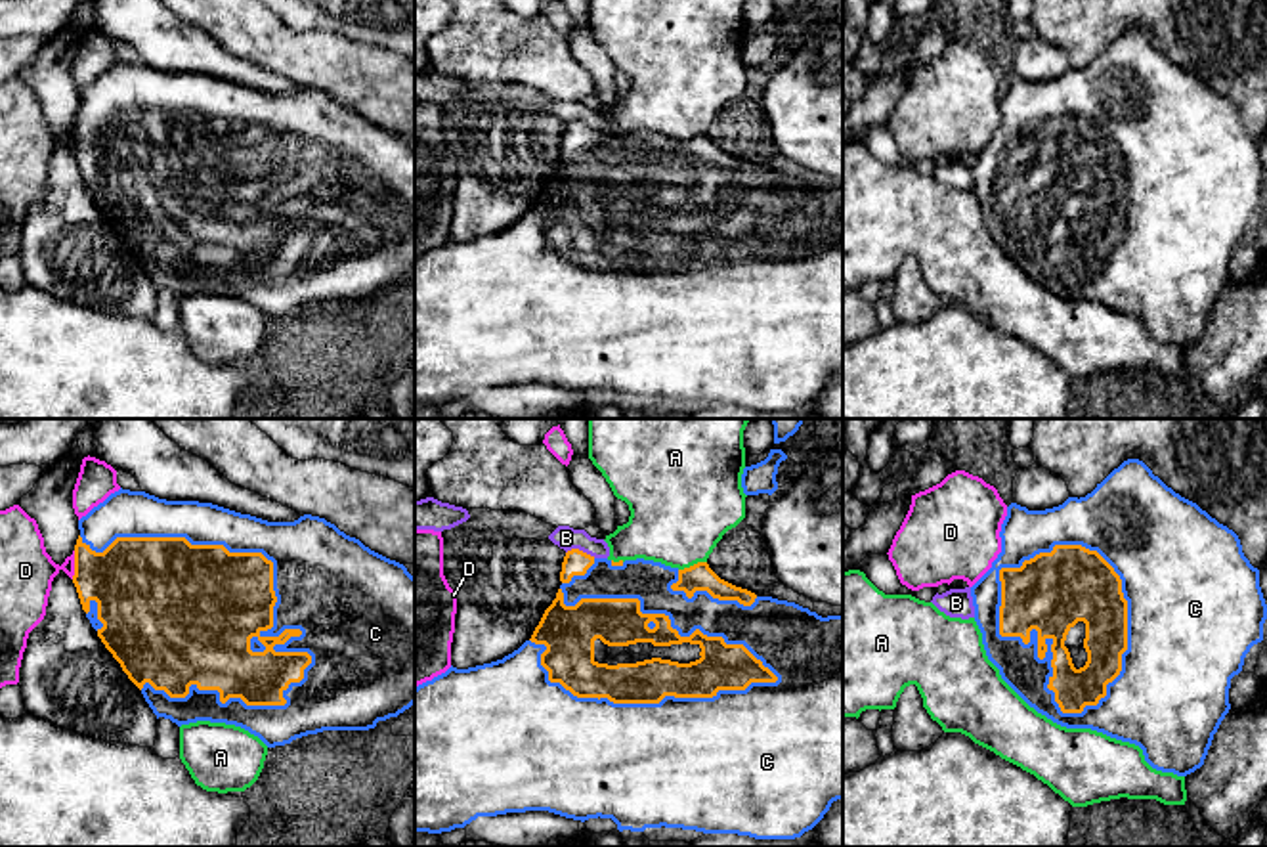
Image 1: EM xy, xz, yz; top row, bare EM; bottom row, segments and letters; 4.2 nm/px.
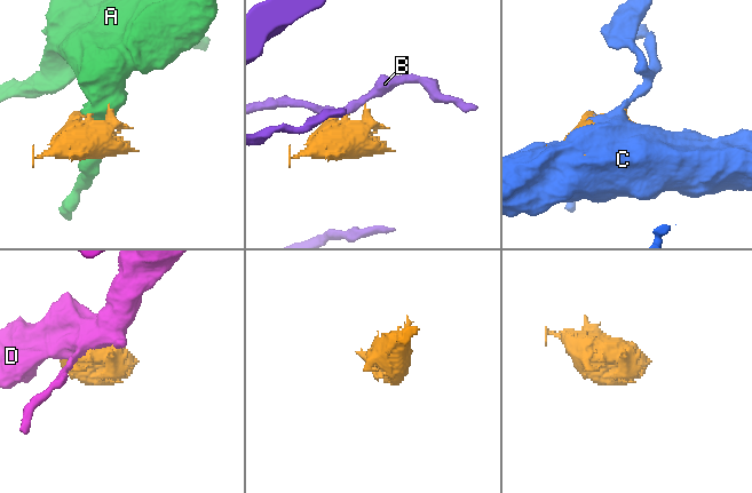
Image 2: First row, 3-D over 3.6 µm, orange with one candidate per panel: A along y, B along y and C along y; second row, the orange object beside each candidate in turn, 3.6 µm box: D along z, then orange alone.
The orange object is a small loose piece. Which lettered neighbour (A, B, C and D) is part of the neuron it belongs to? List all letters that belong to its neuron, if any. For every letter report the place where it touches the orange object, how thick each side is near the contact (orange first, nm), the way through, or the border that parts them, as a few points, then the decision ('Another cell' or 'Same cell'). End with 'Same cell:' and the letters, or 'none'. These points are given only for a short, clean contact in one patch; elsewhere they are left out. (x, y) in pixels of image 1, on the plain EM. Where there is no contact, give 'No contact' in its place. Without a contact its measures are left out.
A: Touches orange at xz (694, 136). Thickness 110 nm (orange) against 420 nm. Another cell
B: Touches orange at xz (581, 123). Thickness 110 nm (orange) against 100 nm. Boundary: xz (566, 123), (579, 121), (595, 129). Another cell
C: Touches orange at xy (272, 155). Thickness 420 nm (orange) against 440 nm. Same cell
D: Touches orange at xy (75, 136). Thickness 360 nm (orange) against 220 nm. Another cell
Same cell: C

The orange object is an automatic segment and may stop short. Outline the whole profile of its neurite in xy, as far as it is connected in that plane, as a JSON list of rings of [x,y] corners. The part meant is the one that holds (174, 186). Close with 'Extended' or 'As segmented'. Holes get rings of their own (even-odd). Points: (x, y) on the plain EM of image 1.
[[[120,59],[78,101],[73,155],[82,182],[157,291],[235,296],[275,319],[323,302],[369,302],[415,275],[415,149],[325,90],[268,94]]]. Extended

